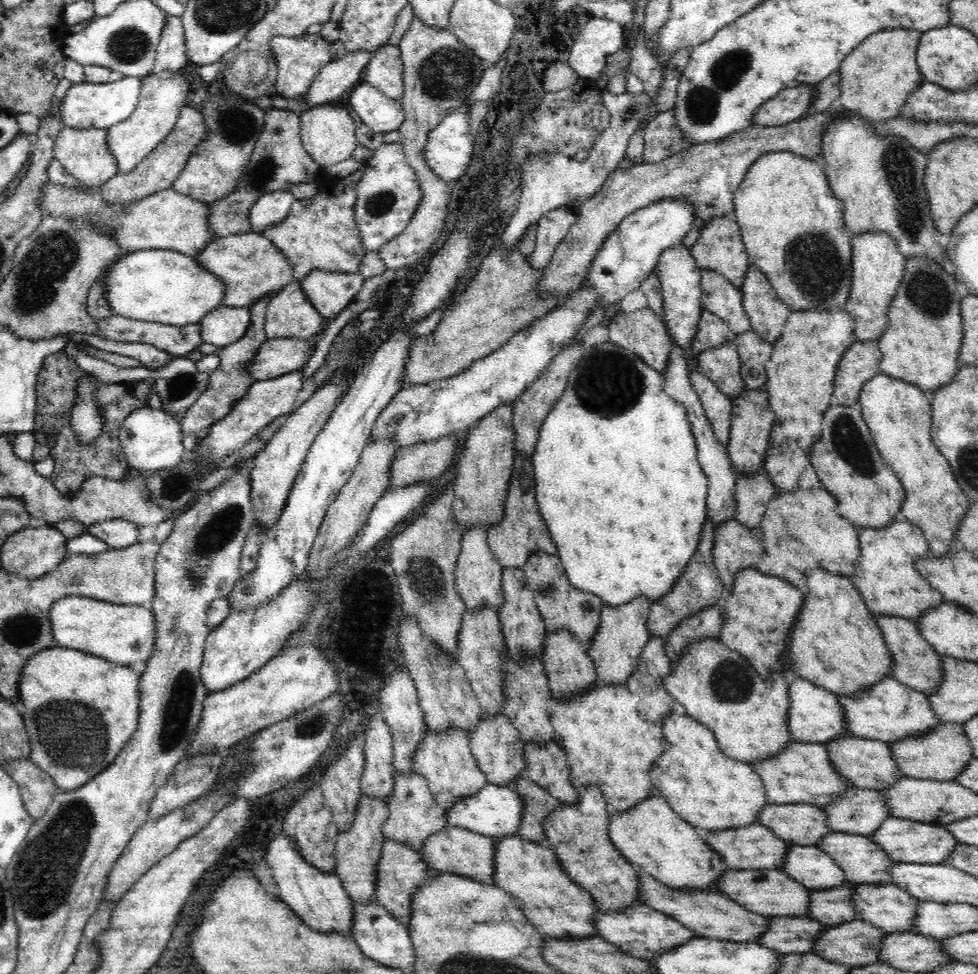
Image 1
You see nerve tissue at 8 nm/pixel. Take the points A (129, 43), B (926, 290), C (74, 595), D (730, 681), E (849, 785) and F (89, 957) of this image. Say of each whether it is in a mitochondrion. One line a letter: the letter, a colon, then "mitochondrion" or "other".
A: mitochondrion
B: mitochondrion
C: other
D: mitochondrion
E: other
F: other

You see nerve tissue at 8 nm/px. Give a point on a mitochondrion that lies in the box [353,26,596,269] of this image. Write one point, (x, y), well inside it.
(443, 73)

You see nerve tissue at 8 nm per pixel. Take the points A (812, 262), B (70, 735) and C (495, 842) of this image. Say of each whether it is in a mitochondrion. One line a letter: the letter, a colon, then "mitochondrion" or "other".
A: mitochondrion
B: mitochondrion
C: other

